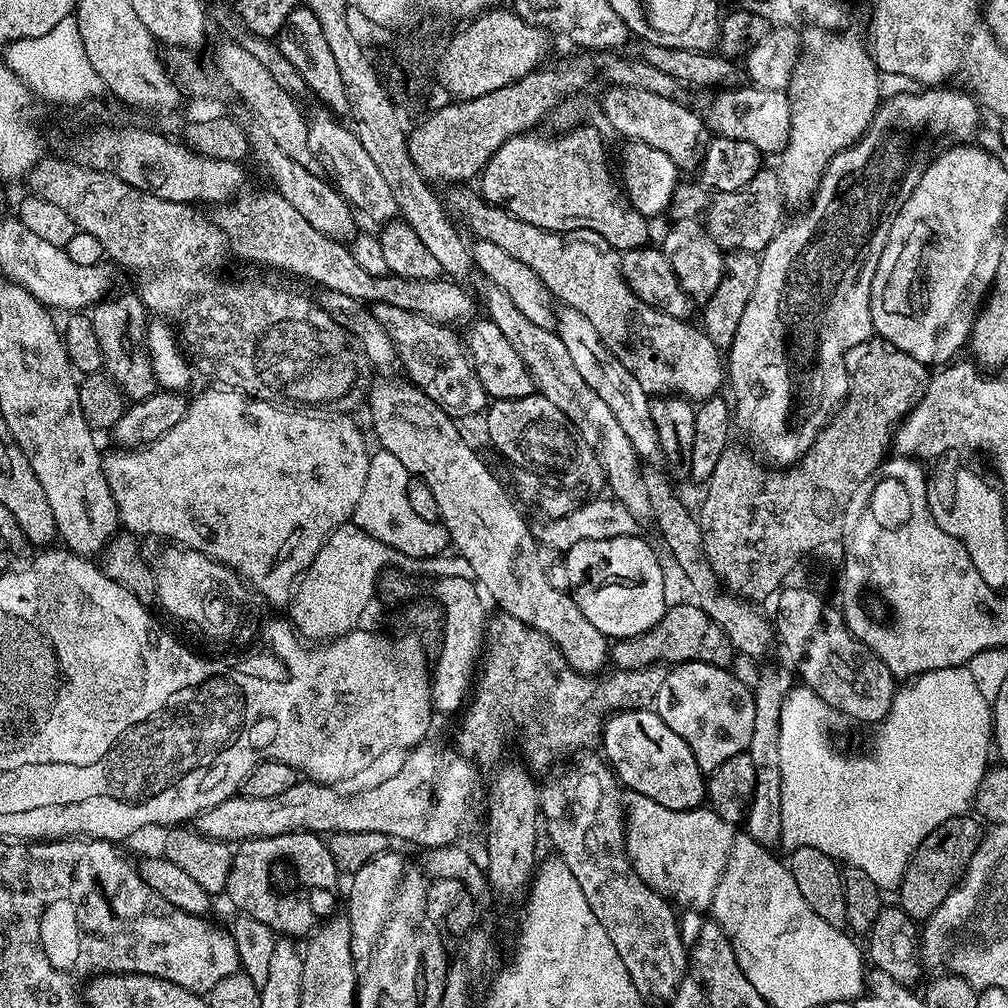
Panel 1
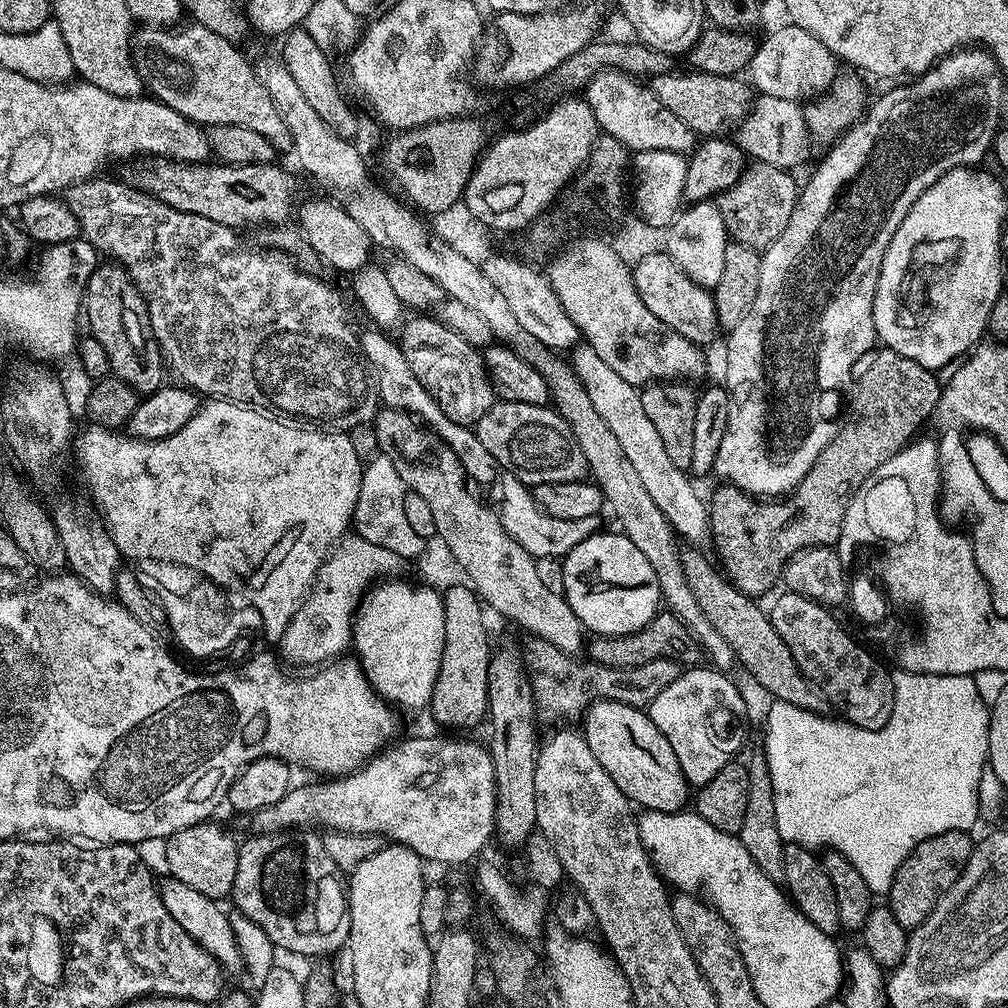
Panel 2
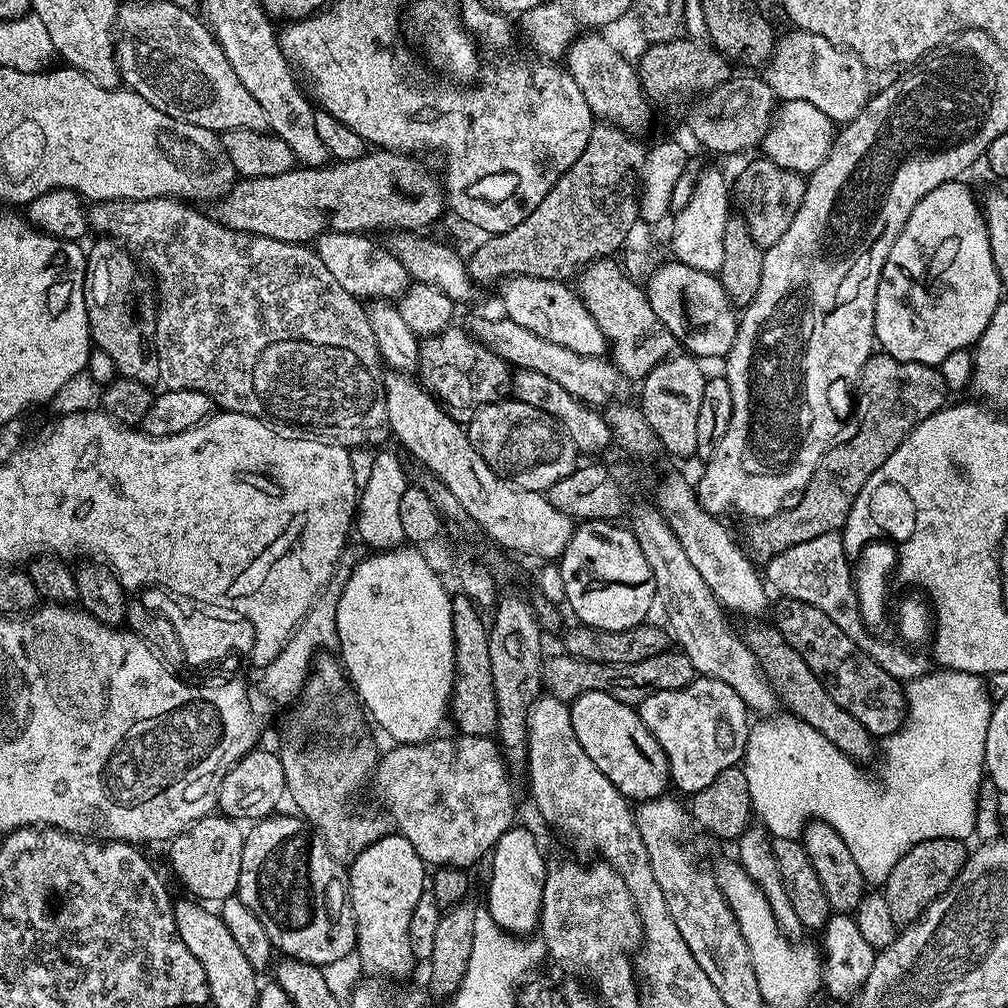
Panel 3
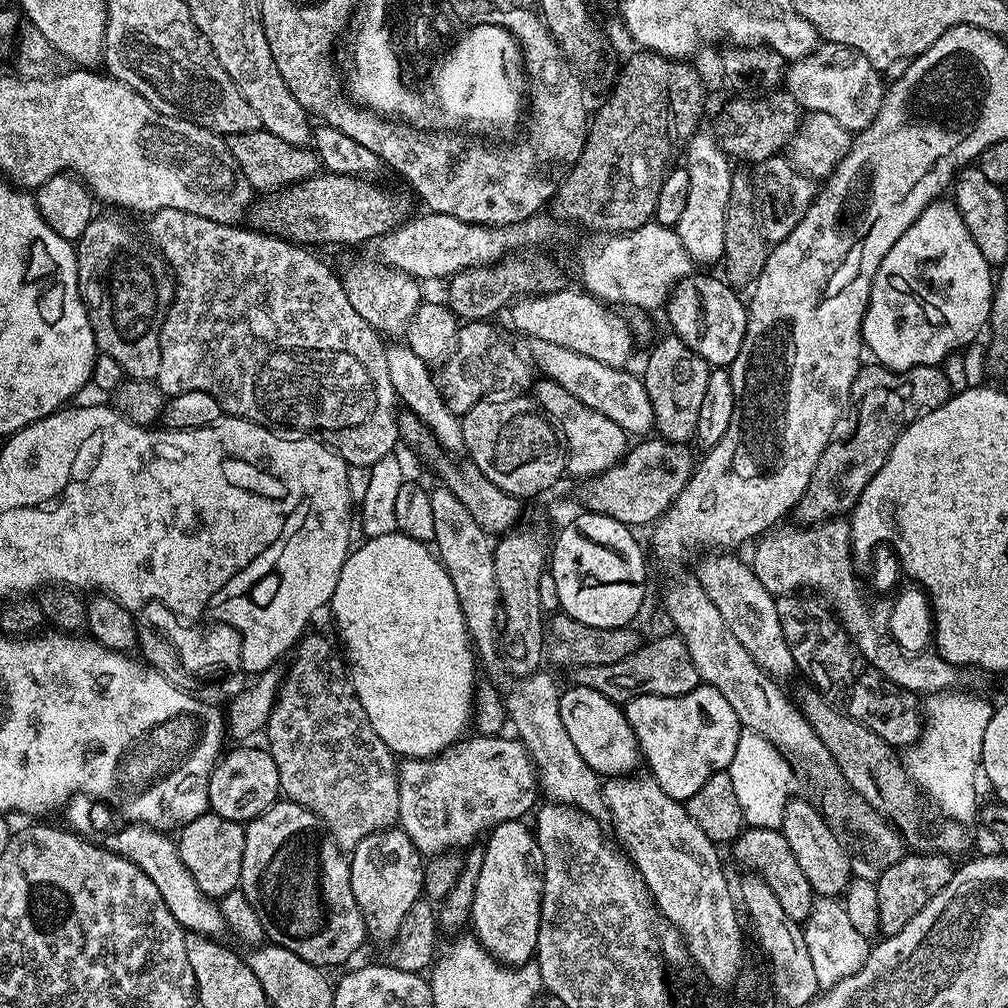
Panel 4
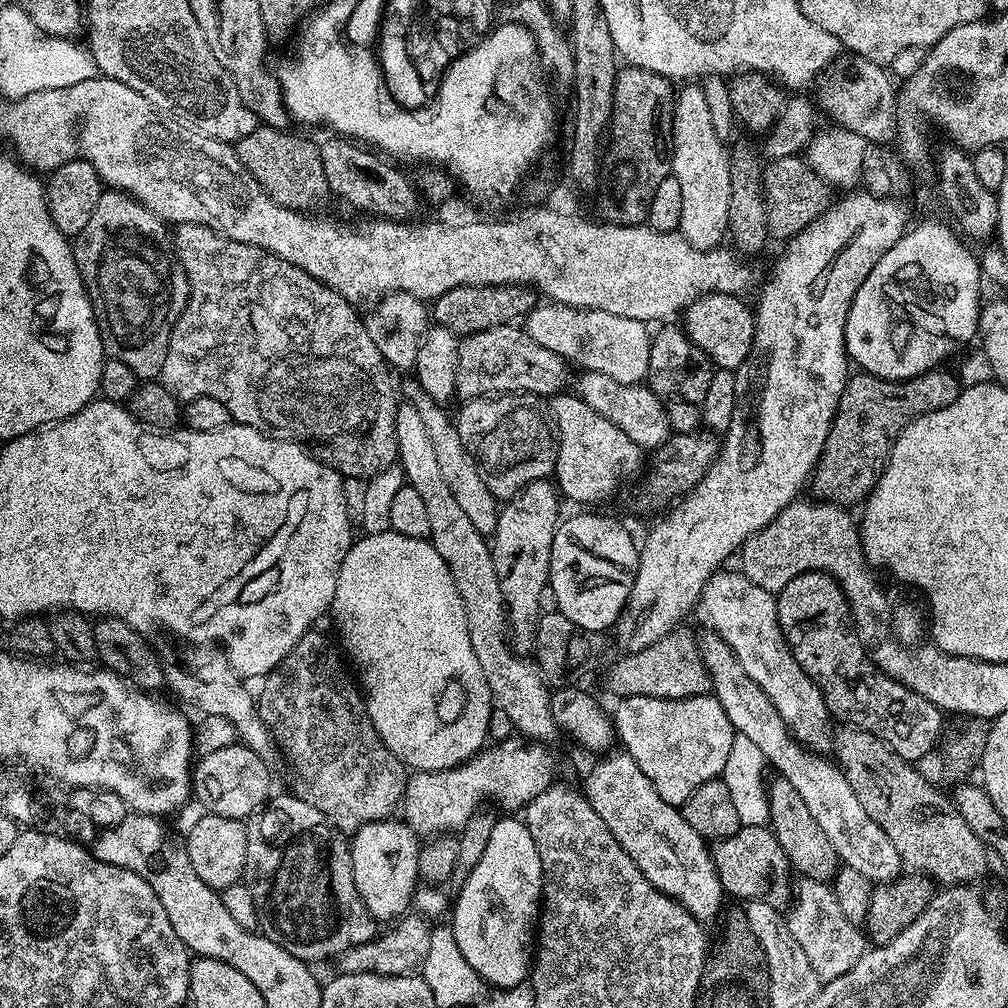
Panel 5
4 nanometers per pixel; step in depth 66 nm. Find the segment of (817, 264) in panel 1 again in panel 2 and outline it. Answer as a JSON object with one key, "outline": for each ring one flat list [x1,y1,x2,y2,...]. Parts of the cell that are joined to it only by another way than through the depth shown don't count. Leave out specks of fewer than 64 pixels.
{"outline":[[965,46,955,52,952,52,948,56,941,56,940,60,929,68,927,72,919,73,915,78,909,79,907,82,900,82,897,88,892,88,889,92,884,92,876,101,867,105,866,111,847,132,843,133,827,149,828,152,824,156,824,161,816,168,816,173,809,178,808,181,803,181,802,187,799,189,796,205,794,206,794,214,790,214,790,222,786,222,786,230,782,230,782,234,778,234,778,238,774,238,774,242,770,247,763,249,760,257,760,265,762,266,762,274,758,274,758,294,754,294,754,302,750,302,750,310,746,310,746,314,742,318,742,322,738,322,738,326,734,326,727,333,728,336,728,349,724,352,724,380,722,380,723,387,728,390,728,397,730,398,730,414,726,418,726,434,722,434,722,446,718,446,718,456,716,458,716,466,714,469,715,475,720,475,721,481,727,482,731,487,738,488,742,492,747,492,750,496,757,498,783,498,788,495,789,492,793,492,800,483,802,478,806,478,806,474,810,470,810,466,814,466,814,462,818,458,818,454,822,454,822,450,826,450,826,446,832,441,838,433,840,433,842,427,842,416,840,420,840,411,845,411,846,401,849,399,850,393,854,388,854,369,858,358,862,358,862,354,866,354,872,348,877,347,878,337,876,335,876,327,874,326,874,294,876,293,876,287,878,286,878,274,882,270,882,258,886,254,886,250,890,246,890,242,894,238,894,234,898,230,898,226,902,226,902,218,906,218,906,214,910,210,910,206,914,206,914,202,918,202,918,198,922,198,922,194,930,186,934,186,934,182,938,182,938,178,942,178,942,174,946,174,950,170,955,168,963,168,965,166,976,166,981,162,980,159,984,155,988,156,992,140,995,137,997,129,1001,127,1002,121,1000,121,1000,103,1004,100,1004,84,1005,81,1002,79,1000,74,1000,67,996,65,996,60,992,56,991,52,987,48,981,48,979,46]]}

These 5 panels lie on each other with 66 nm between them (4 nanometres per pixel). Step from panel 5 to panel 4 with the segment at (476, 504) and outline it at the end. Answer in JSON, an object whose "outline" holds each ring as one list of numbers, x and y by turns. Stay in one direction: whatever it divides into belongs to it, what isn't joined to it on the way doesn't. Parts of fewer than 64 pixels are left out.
{"outline":[[403,343,386,346,387,374,390,377,390,384,394,387,397,399,403,407,414,413,420,421,430,429,437,444,449,455,461,455,465,448,465,438,462,435,462,428,459,417,449,410,444,402,444,397,440,393,439,385,434,379,431,367,424,359,419,358,410,348]]}

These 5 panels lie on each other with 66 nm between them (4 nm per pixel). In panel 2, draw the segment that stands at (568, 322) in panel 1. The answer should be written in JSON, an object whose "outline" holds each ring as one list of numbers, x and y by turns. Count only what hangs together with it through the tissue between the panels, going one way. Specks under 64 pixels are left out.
{"outline":[[580,342,571,349,571,367,576,376,584,383,584,388,590,394,590,402,594,402,594,410,602,414,606,421,606,426,614,433,614,438,622,445,622,450,626,458,630,458,630,464,638,473,638,478,642,478,642,486,654,498,654,506,662,510,662,514,670,522,673,531,678,533,681,541,692,546,707,545,712,539,712,527,708,517,708,504,696,493,693,477,687,471,678,466,670,459,670,454,666,454,666,449,662,447,662,437,658,435,658,429,654,427,654,422,646,418,646,410,642,410,641,389,635,384,626,382,622,374,610,370,602,358,592,349,587,342]]}

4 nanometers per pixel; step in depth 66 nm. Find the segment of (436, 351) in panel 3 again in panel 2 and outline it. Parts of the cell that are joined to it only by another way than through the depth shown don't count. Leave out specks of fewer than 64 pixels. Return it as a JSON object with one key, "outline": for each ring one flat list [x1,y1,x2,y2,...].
{"outline":[[428,314,413,316,416,316,413,320,404,320,398,332,398,343,404,351,406,362,410,362,410,370,414,370,414,378,422,382,450,422,475,425,494,402,492,380,488,377,488,367,484,364,481,349,466,342,462,334,449,328,439,318,431,320]]}

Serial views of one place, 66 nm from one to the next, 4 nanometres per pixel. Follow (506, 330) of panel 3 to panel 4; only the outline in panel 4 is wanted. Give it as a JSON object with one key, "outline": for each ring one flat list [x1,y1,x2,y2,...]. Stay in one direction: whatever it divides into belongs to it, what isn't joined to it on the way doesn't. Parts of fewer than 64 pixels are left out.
{"outline":[[531,338,530,346,531,363,541,377,558,382,558,386,563,386,568,393,574,394,578,402,586,402,590,410,606,414,610,422,618,422,618,426,622,426,622,430,633,437,644,438,653,431,654,408,650,406,650,396,646,394,644,381,637,373,635,376,624,368,606,366,606,362,586,358,586,354,566,350,564,346,554,346,554,342,542,342,542,338]]}

